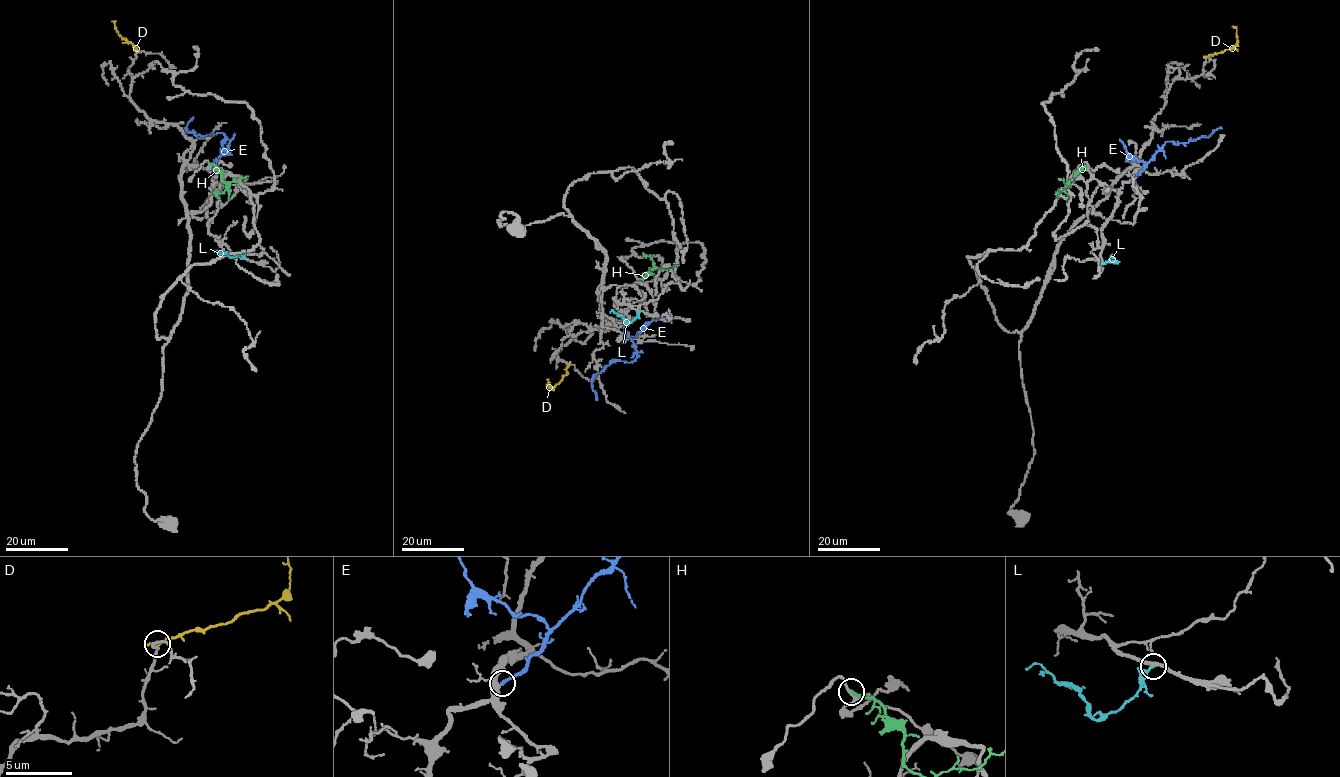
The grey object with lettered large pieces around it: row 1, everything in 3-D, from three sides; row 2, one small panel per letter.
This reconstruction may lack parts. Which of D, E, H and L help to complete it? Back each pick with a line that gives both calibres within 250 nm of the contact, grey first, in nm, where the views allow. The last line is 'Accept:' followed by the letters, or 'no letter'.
E: calibres 380 and 280 nm
Accept: E

